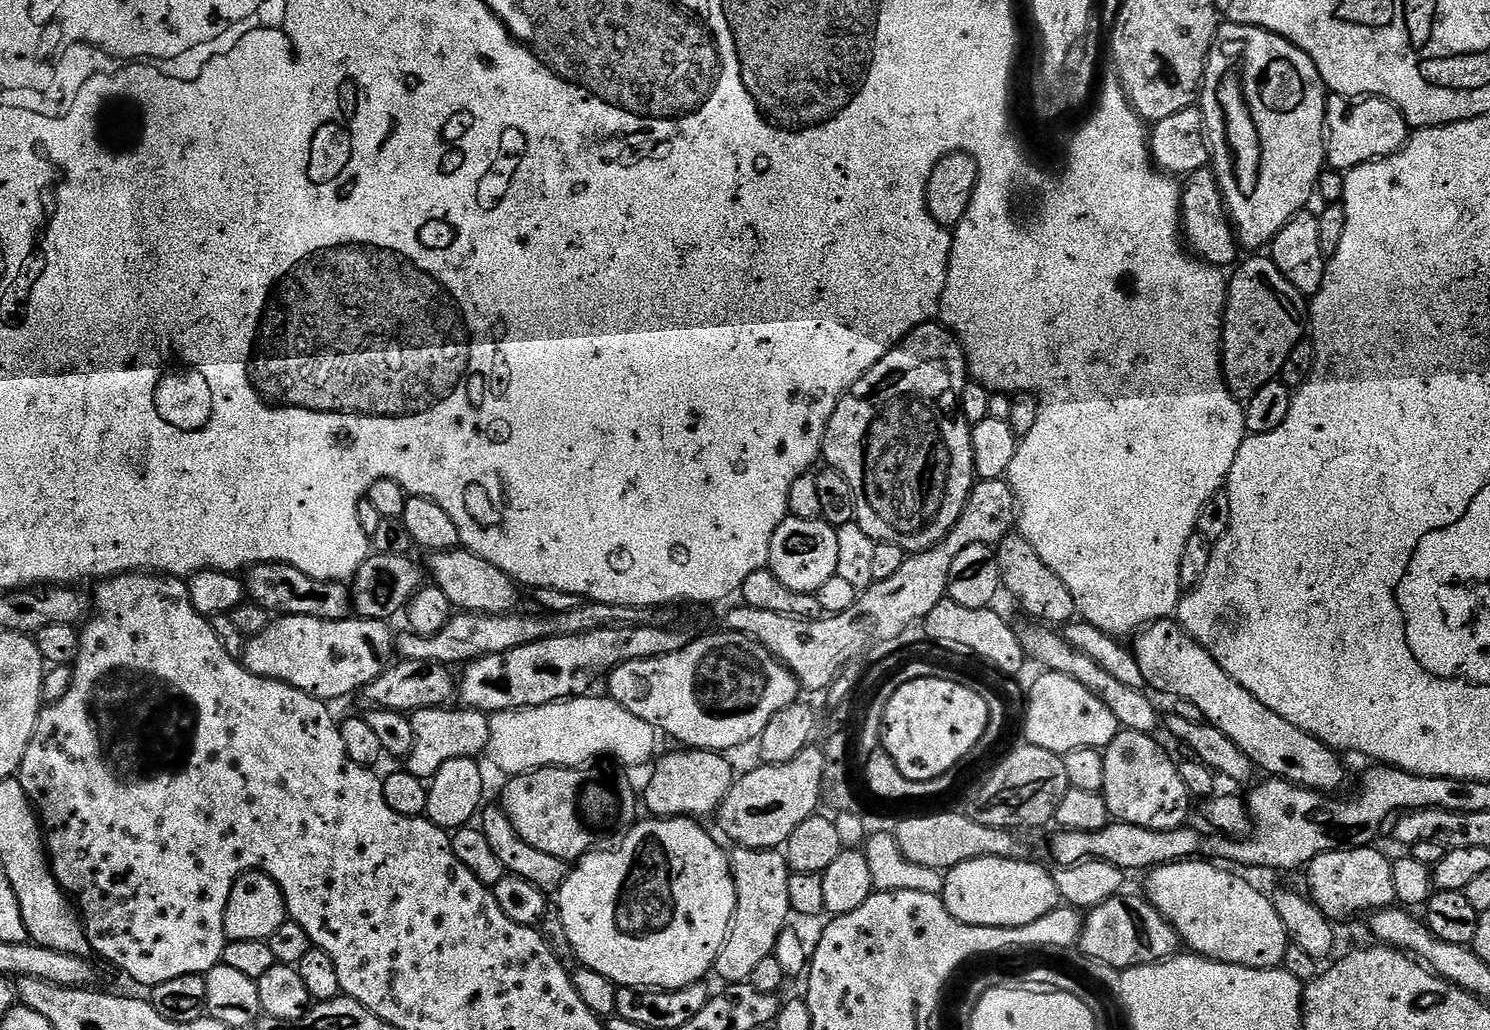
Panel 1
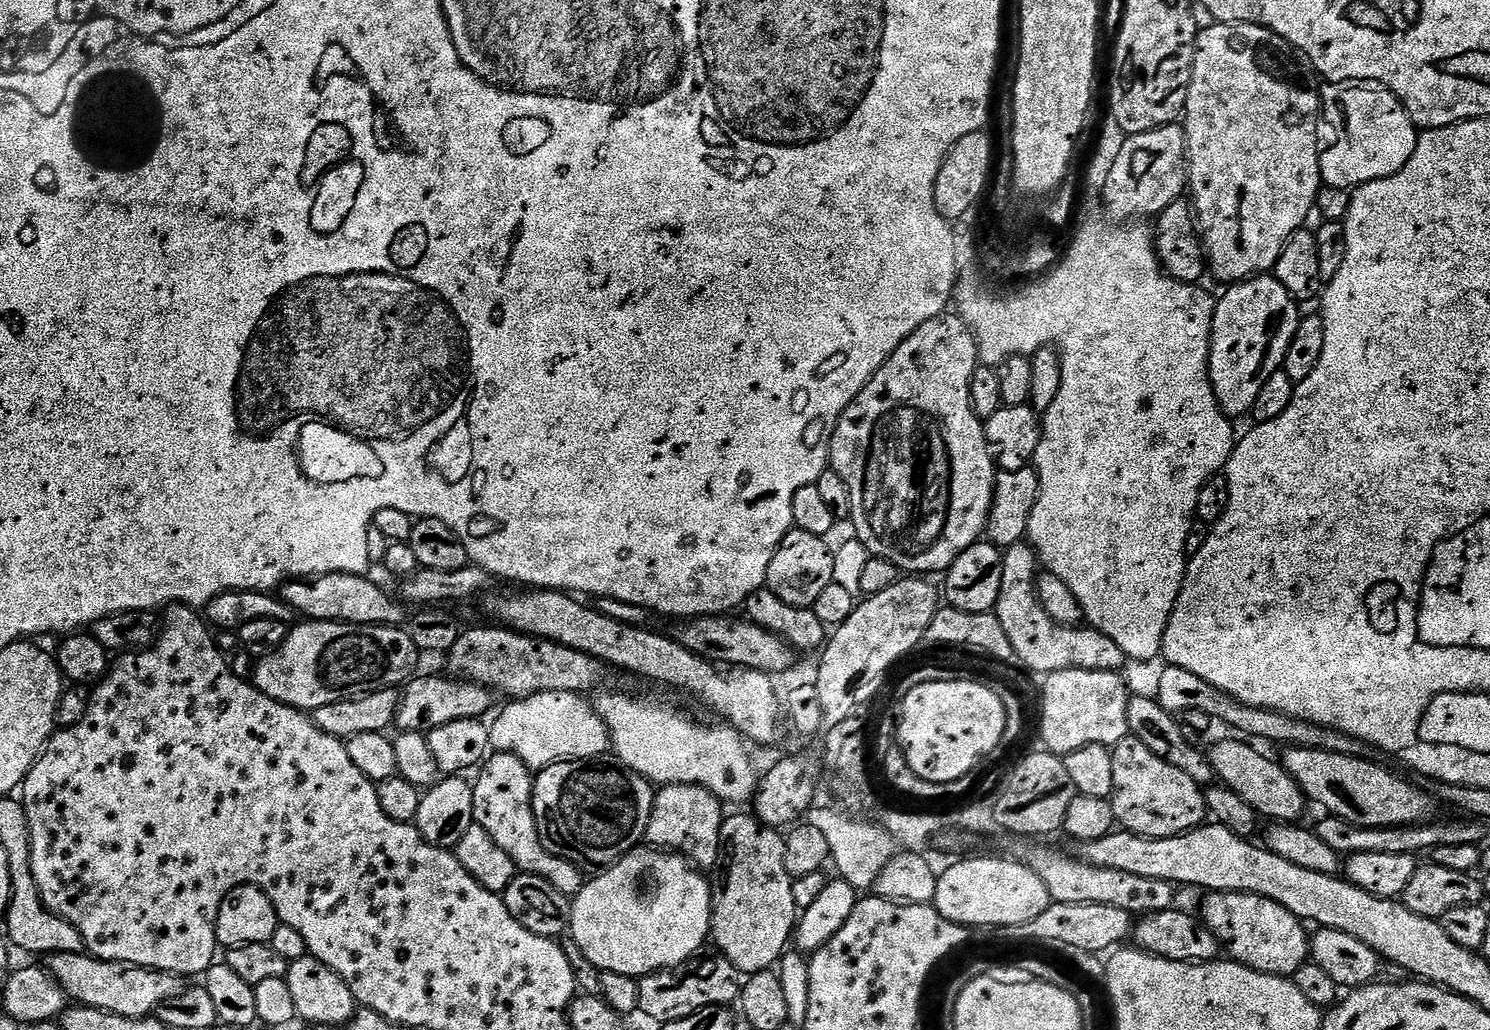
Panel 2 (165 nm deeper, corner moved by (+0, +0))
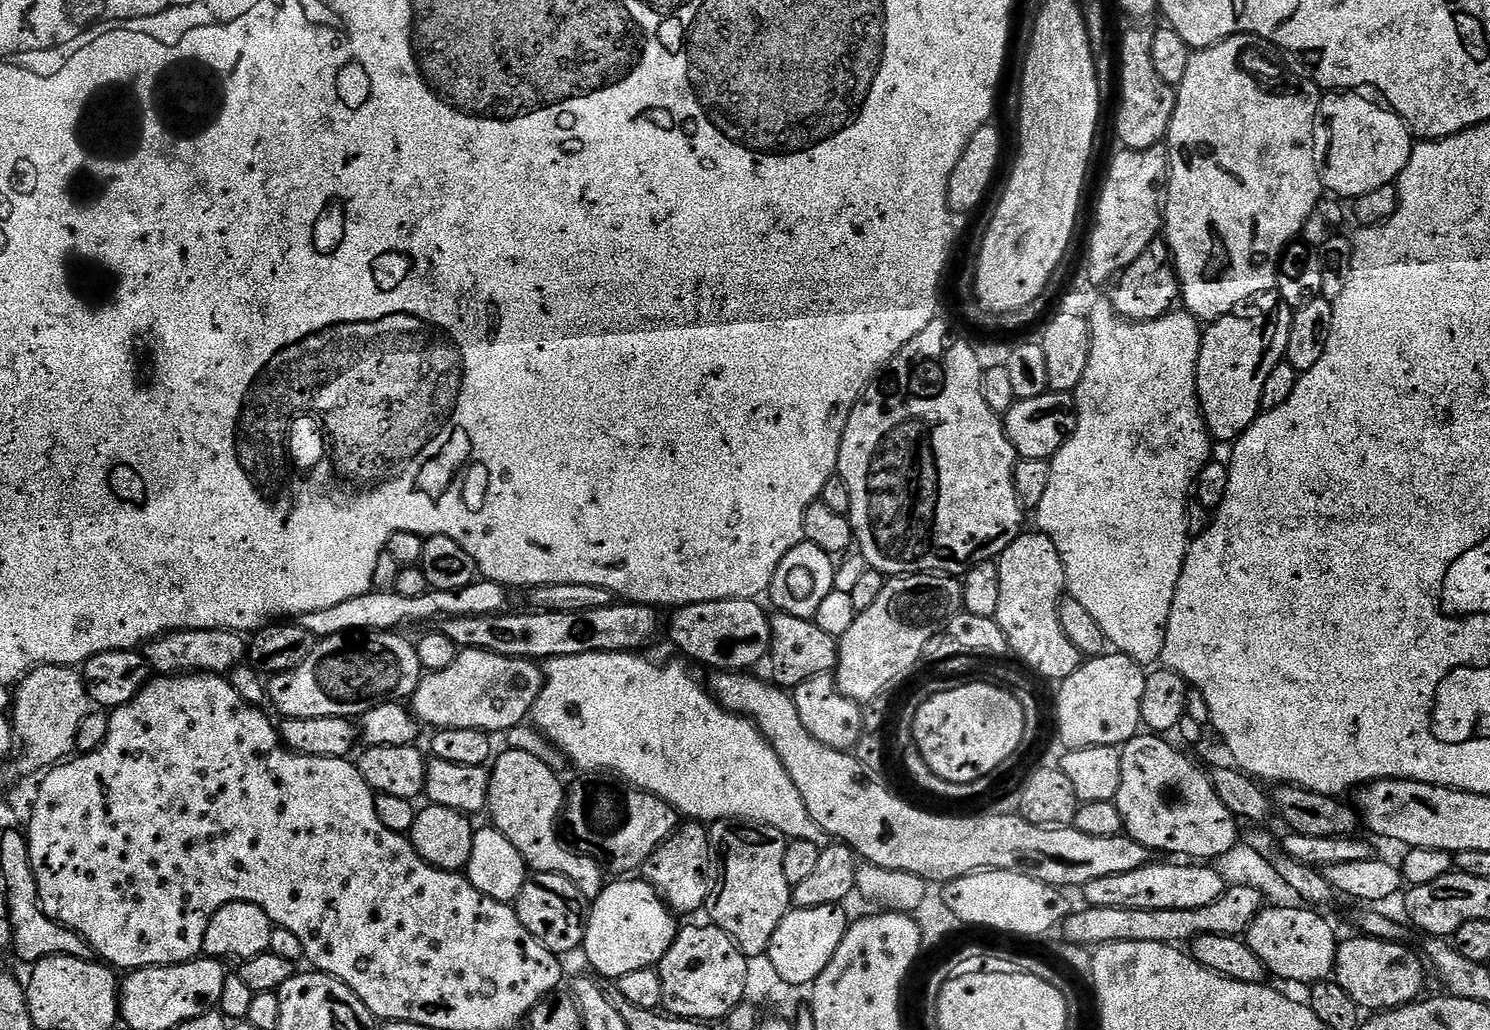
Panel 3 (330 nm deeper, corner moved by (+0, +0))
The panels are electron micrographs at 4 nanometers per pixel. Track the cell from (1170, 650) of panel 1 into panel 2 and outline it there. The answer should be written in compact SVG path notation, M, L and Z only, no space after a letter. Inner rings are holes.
M1289 747L1288 752L1282 757L1282 763L1287 772L1298 782L1298 786L1303 790L1305 797L1312 800L1329 816L1337 816L1352 824L1355 828L1407 828L1414 824L1421 824L1433 819L1432 807L1434 801L1432 797L1424 795L1411 779L1403 780L1400 776L1395 776L1388 768L1376 764L1375 759L1359 760L1357 756L1347 756L1346 754L1334 754L1326 750L1310 750L1309 748Z

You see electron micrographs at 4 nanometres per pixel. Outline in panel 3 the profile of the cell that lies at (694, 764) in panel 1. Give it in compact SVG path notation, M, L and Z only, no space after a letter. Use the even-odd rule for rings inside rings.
M700 822L681 823L676 832L670 834L670 838L666 838L666 842L662 842L662 846L658 846L658 850L654 850L654 854L650 854L650 858L646 858L646 862L640 868L639 875L663 896L664 903L672 909L673 913L683 917L682 915L688 916L691 912L698 911L699 908L701 911L708 902L710 891L708 879L711 876L713 879L714 876L714 845L710 839L709 829Z

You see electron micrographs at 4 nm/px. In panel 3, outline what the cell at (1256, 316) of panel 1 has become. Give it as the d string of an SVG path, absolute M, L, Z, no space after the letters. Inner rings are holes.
M1265 292L1255 301L1257 312L1253 316L1233 314L1211 321L1200 337L1196 393L1200 399L1200 412L1208 435L1225 446L1240 439L1262 409L1262 386L1270 378L1270 370L1287 357L1290 326L1294 309L1280 299L1279 292Z

